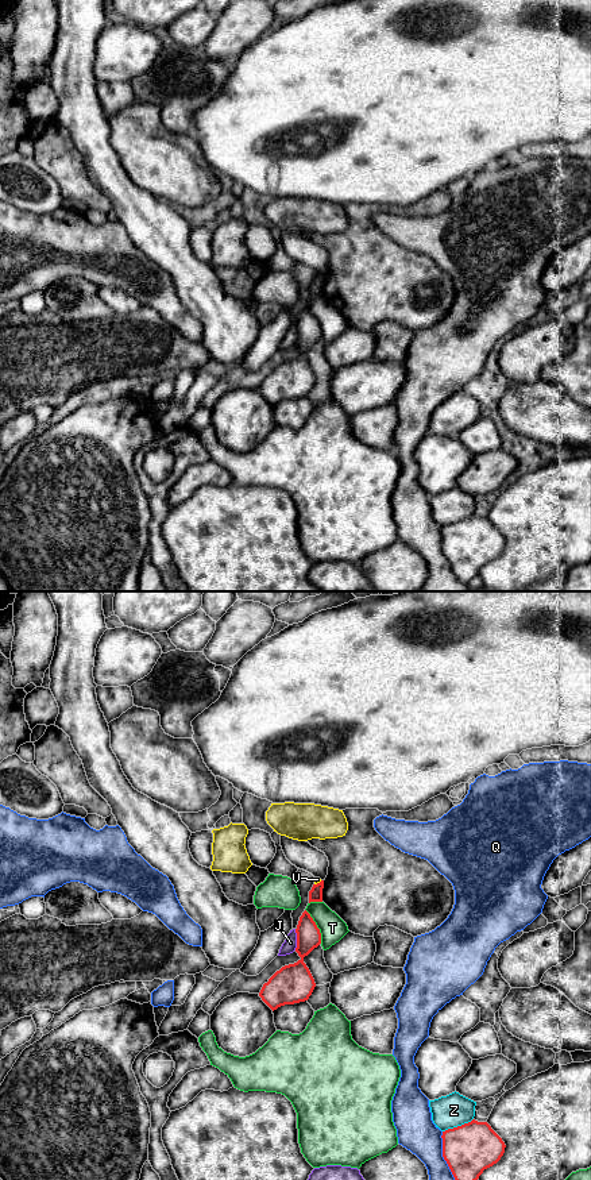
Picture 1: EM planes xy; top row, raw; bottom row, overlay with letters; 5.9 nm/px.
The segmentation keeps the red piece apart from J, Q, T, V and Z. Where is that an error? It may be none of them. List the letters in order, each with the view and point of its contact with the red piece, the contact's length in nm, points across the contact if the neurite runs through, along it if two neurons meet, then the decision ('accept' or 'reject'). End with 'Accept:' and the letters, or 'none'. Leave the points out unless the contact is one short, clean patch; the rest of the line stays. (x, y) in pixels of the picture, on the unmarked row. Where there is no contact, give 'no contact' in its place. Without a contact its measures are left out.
J: xy (297, 335) | 130 nm | reject
Q: xy (445, 555) | 380 nm | reject
T: xy (316, 322) | 220 nm | reject
V: xy (317, 278) | 50 nm | along xy (321, 276), (315, 280) | reject
Z: xy (458, 521) | 200 nm | reject
Accept: none

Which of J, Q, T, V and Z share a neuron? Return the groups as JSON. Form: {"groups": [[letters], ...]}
{"groups": [["J"], ["Q"], ["T"], ["V"], ["Z"]]}

